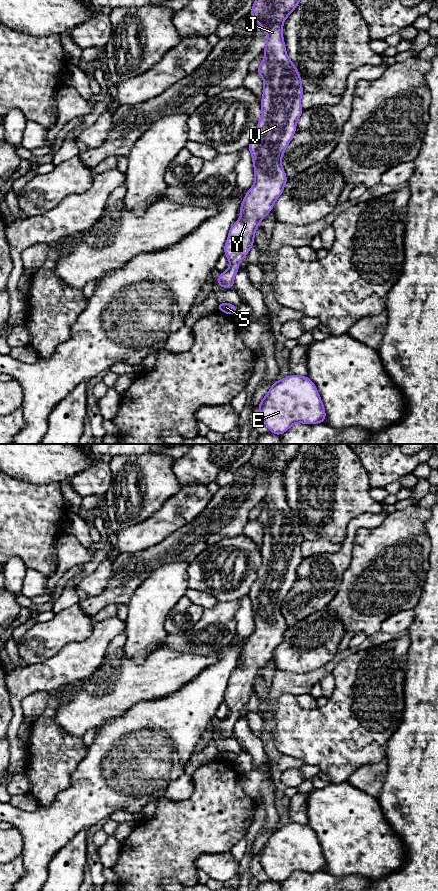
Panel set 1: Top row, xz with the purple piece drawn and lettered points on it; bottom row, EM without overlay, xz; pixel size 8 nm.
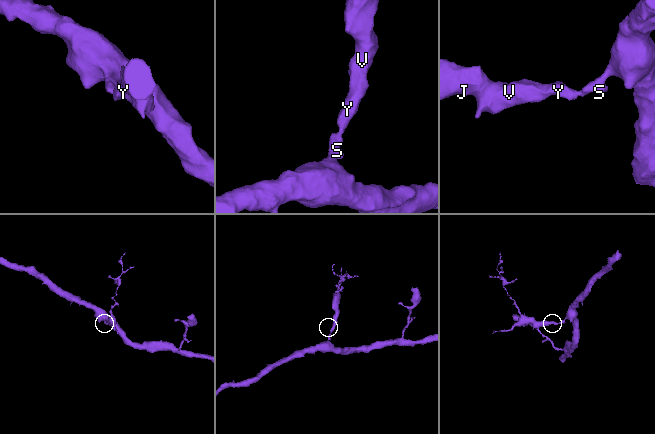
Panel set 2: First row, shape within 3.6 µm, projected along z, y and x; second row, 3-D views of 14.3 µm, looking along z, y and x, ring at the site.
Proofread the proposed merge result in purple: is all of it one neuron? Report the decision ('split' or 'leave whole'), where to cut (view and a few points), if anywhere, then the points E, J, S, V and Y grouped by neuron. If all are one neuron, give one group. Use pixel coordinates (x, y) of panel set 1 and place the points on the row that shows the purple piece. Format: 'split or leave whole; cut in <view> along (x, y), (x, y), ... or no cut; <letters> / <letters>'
leave whole; no cut; E J S V Y

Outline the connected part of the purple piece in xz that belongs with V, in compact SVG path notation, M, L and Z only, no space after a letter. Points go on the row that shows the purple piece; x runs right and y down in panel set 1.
M255 0L250 11L253 19L267 30L266 47L262 52L266 58L262 60L256 70L264 82L263 97L260 102L262 116L257 124L257 130L247 146L252 155L255 181L245 194L240 207L241 218L231 226L224 246L224 254L230 262L230 266L225 272L220 273L217 280L218 285L222 288L234 287L234 277L240 269L237 265L254 245L254 235L259 223L273 210L275 201L282 194L284 185L288 181L281 160L286 147L295 134L297 121L303 112L300 99L304 90L300 74L286 53L282 29L285 19L299 2L300 0Z

